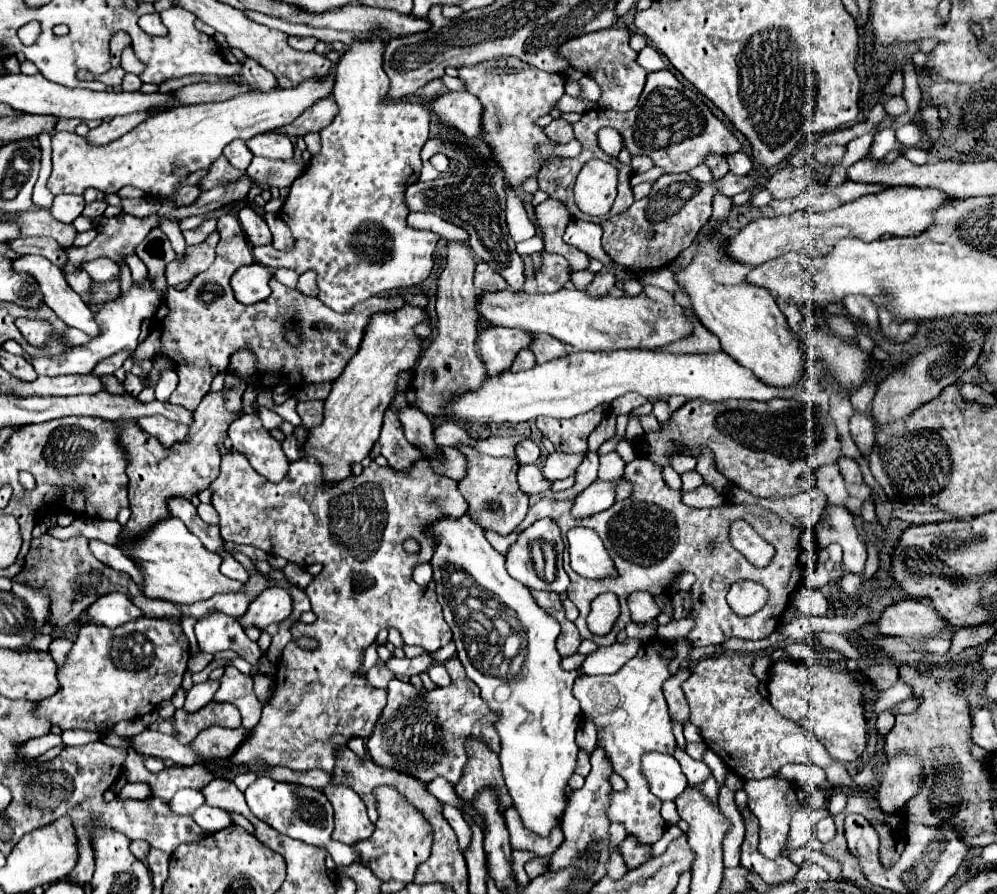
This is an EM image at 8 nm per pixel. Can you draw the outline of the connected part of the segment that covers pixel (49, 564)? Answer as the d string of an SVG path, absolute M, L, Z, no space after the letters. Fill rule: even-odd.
M42 535L40 539L32 539L30 553L26 555L24 569L16 575L16 579L30 583L34 587L46 587L52 597L52 615L50 623L56 627L64 627L72 621L76 621L98 597L120 591L124 593L140 611L144 611L146 617L152 619L168 619L176 625L180 625L180 609L174 603L164 603L164 599L148 599L138 585L132 581L128 573L116 571L104 563L100 563L88 549L88 539L86 537L72 537L68 541L54 539L50 535Z

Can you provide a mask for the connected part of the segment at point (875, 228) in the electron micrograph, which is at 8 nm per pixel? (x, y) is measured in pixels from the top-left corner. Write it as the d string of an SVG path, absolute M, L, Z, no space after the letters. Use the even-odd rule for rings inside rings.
M888 187L880 193L858 197L826 213L794 211L790 215L756 219L728 239L726 251L728 251L728 259L732 259L734 263L756 267L788 251L800 251L806 255L824 255L842 237L876 241L882 235L920 235L932 223L934 209L938 209L946 201L948 195L936 189Z

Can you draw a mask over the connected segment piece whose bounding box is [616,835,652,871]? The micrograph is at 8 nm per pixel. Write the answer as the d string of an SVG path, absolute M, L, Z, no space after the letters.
M626 835L626 839L616 847L618 851L620 851L620 855L622 855L622 859L624 859L624 863L626 863L626 867L632 871L632 869L636 869L638 865L642 865L642 863L646 863L652 855L650 855L650 845L644 845L644 843L640 843L638 839L634 839L634 835Z

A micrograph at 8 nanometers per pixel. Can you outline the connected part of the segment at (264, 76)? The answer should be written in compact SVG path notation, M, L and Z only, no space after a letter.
M246 59L242 65L242 71L233 77L236 83L244 83L248 85L250 91L270 91L270 89L278 89L276 87L276 77L260 67L254 59Z

